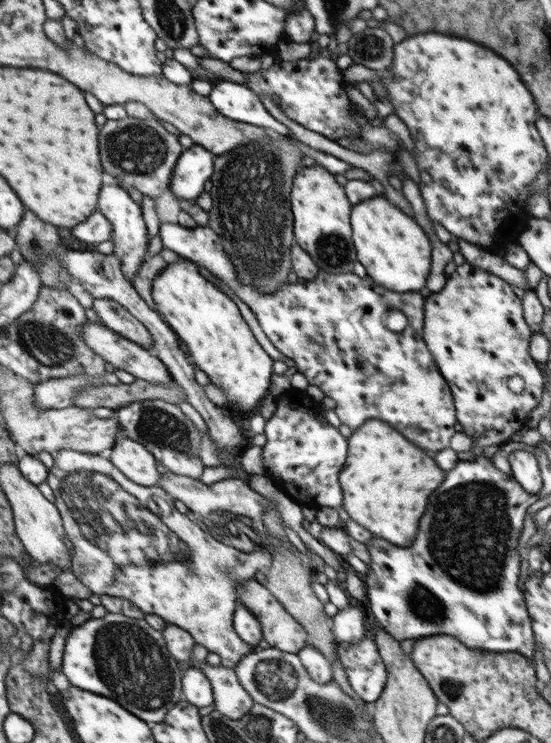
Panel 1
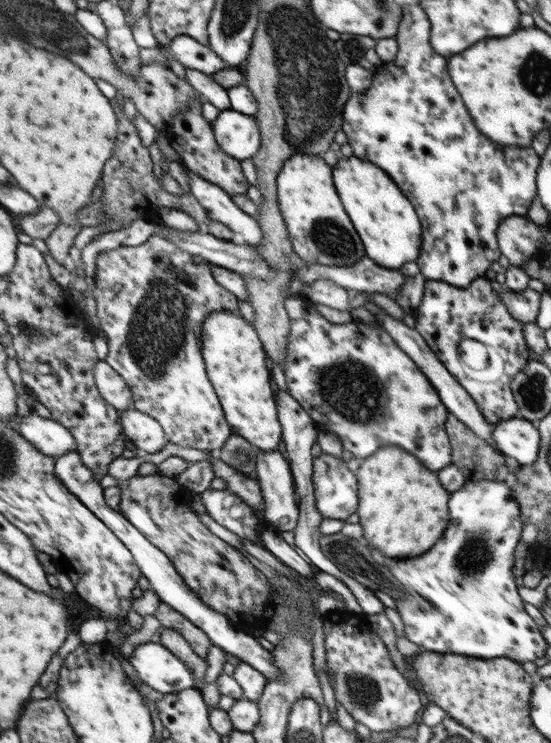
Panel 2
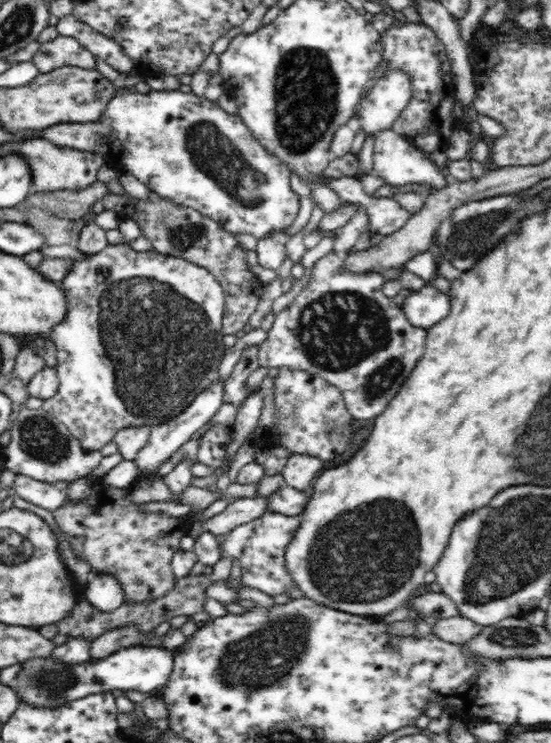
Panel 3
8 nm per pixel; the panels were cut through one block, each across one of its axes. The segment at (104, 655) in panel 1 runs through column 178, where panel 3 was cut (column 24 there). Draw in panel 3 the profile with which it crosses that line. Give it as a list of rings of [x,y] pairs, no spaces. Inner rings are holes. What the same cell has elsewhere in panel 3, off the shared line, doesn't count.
[[[135,645],[122,647],[102,660],[90,658],[84,664],[76,664],[76,666],[65,664],[53,656],[28,658],[23,662],[23,669],[8,686],[14,689],[19,701],[50,709],[60,709],[67,702],[84,698],[89,694],[112,692],[118,689],[136,690],[158,697],[163,694],[162,690],[168,684],[168,678],[174,668],[172,652],[173,649]]]

